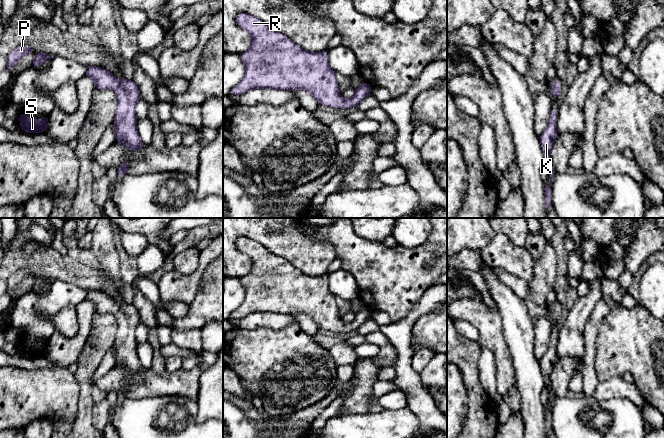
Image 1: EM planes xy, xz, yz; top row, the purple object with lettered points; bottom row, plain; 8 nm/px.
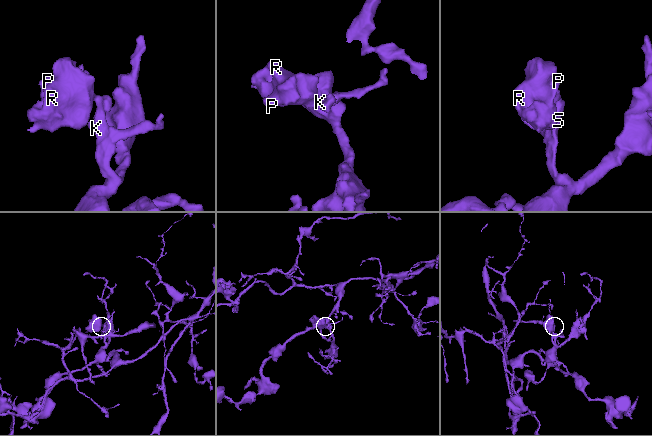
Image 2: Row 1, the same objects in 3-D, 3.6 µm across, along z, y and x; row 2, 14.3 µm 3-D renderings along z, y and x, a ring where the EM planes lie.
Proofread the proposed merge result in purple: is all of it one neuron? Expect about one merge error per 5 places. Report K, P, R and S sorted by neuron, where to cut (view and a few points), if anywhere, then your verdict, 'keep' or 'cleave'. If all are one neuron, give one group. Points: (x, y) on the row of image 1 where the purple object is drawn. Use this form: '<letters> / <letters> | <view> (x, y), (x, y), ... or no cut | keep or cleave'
K P R S | no cut | keep

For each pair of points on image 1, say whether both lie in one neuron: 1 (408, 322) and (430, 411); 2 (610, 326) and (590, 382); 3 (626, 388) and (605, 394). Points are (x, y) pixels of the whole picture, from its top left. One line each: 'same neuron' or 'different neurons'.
1: same neuron
2: different neurons
3: same neuron

